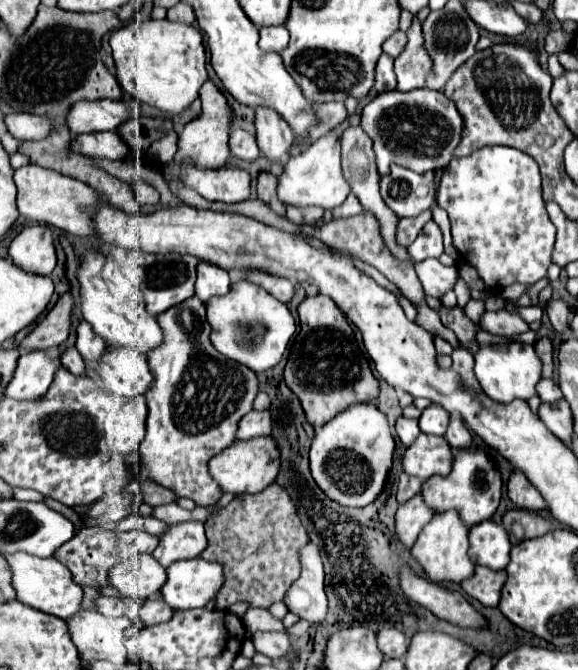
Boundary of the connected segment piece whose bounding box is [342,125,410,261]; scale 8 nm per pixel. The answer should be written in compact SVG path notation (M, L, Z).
M360 125L356 127L348 127L344 129L342 133L342 171L344 171L344 177L346 181L350 183L350 189L356 193L356 197L360 199L360 203L364 205L366 211L374 213L382 225L382 233L384 233L384 241L388 245L388 249L394 253L396 259L400 261L406 261L410 259L408 257L408 251L404 247L400 247L396 243L396 225L398 225L398 217L396 213L392 213L392 209L388 209L388 205L384 205L382 197L380 197L380 175L376 171L376 161L374 161L374 149L372 149L372 139L364 133L364 129Z

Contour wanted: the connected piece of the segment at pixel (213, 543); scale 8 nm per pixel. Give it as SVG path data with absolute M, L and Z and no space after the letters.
M272 483L268 489L254 495L240 495L234 501L220 509L206 521L206 537L208 549L202 553L204 559L216 561L224 567L224 587L216 595L216 609L228 611L228 607L236 601L250 601L252 607L270 607L276 601L282 601L290 585L300 577L300 561L298 551L308 543L308 533L298 517L298 509L284 487Z

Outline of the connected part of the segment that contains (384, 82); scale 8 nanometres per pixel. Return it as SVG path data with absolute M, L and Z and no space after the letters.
M384 53L380 57L380 61L378 61L378 65L376 65L376 85L374 85L374 91L376 93L386 93L386 91L394 91L394 89L396 89L394 59Z

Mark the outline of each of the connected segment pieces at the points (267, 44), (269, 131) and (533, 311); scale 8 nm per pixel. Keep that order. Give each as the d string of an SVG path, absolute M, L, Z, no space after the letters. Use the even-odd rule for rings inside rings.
M262 27L260 29L260 49L280 53L288 47L288 29L286 27Z
M258 105L256 111L256 139L262 153L272 159L284 163L290 155L290 149L294 145L294 133L290 125L278 115L276 109Z
M520 307L518 309L520 317L526 321L526 323L532 323L532 321L540 321L544 315L544 309L542 307Z

